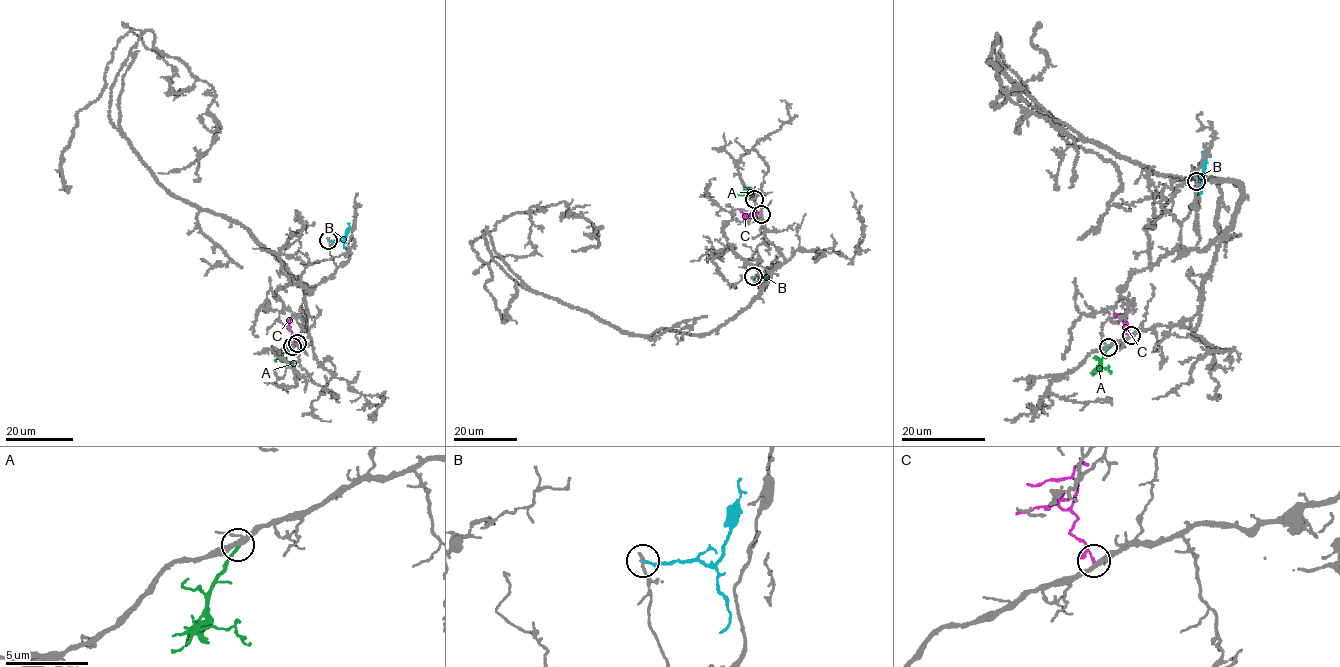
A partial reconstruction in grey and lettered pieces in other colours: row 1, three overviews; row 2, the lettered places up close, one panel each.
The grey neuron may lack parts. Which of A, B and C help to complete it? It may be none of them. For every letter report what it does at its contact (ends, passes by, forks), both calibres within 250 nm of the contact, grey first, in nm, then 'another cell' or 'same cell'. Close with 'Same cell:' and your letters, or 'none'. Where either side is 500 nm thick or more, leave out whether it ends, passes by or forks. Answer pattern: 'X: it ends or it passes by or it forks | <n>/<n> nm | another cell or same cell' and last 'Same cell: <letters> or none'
A: it ends | 260/170 nm | same cell
B: it ends | 200/180 nm | another cell
C: it ends | 240/120 nm | another cell
Same cell: A

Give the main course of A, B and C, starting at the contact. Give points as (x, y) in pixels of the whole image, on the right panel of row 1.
A: (1108, 347), (1099, 368), (1107, 368), (1111, 373)
B: (1196, 180), (1203, 172), (1205, 156), (1202, 152)
C: (1130, 335), (1125, 327), (1126, 314), (1114, 315)

